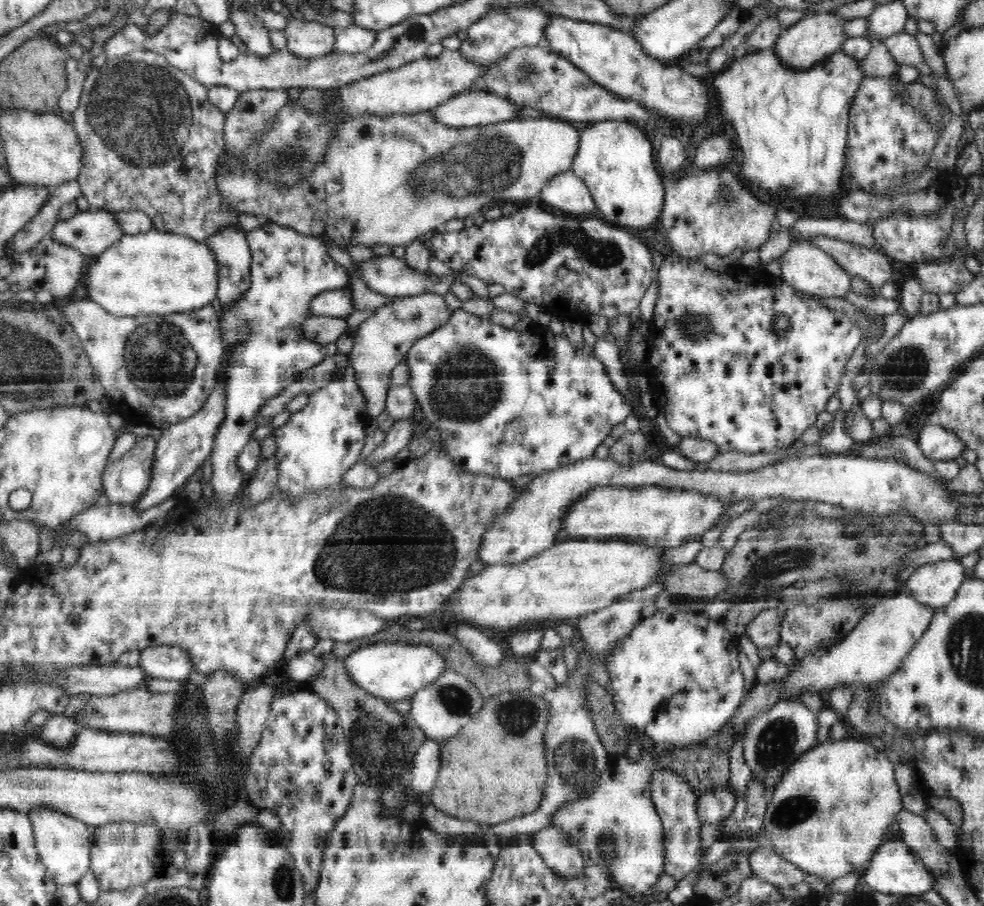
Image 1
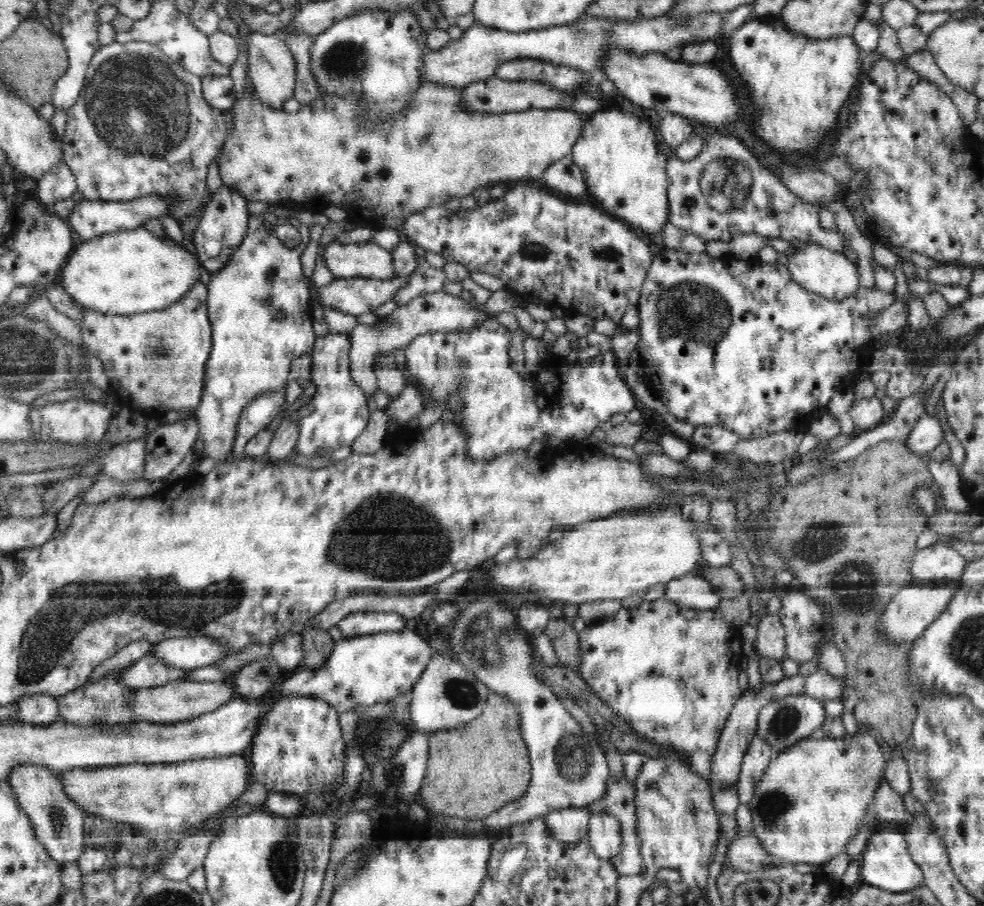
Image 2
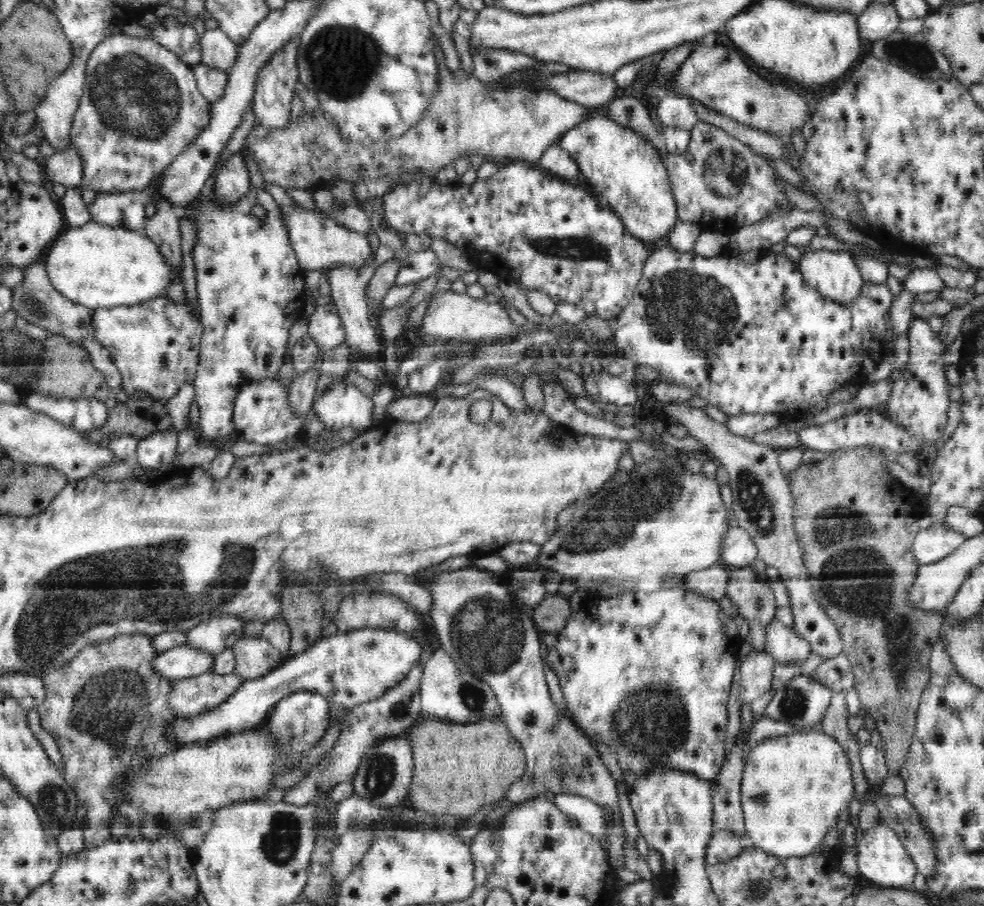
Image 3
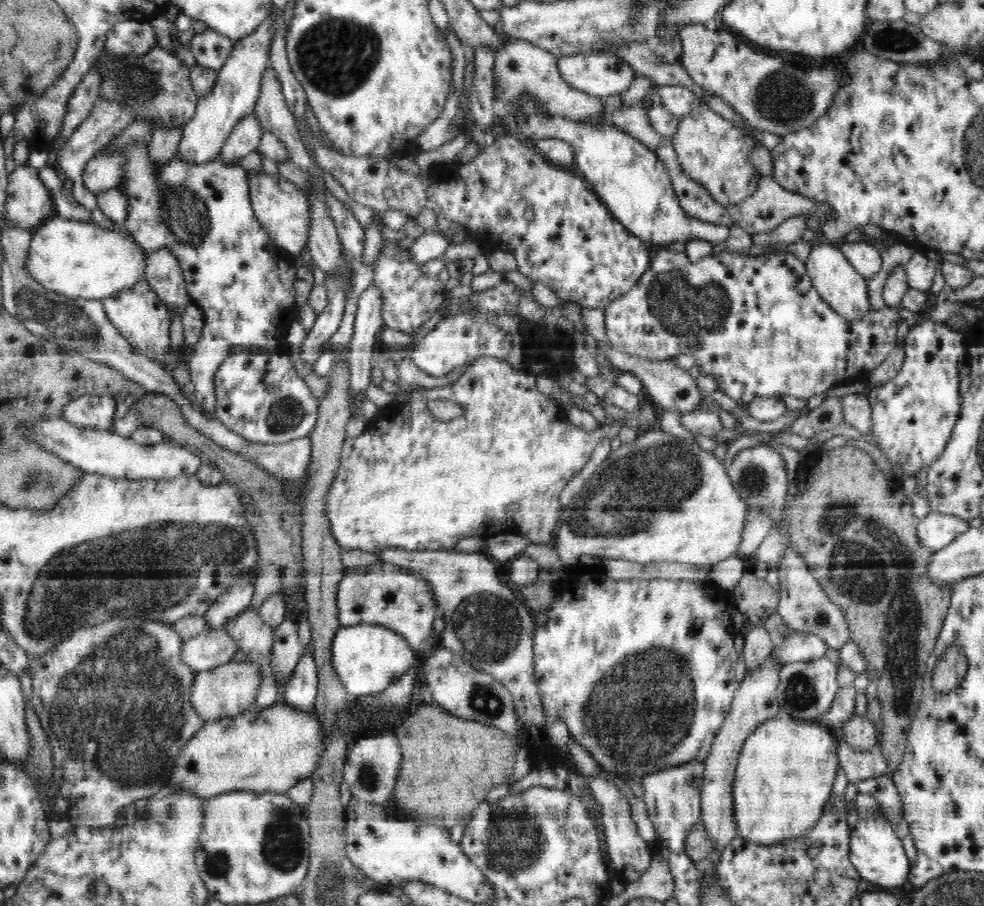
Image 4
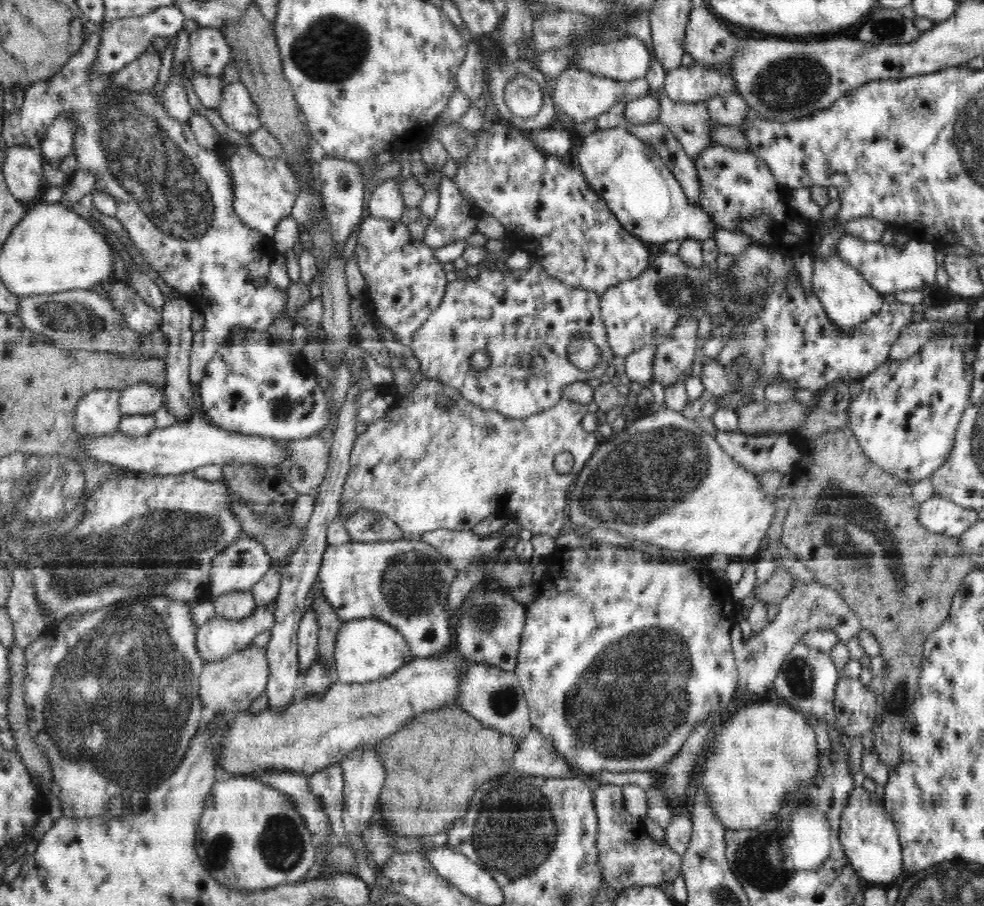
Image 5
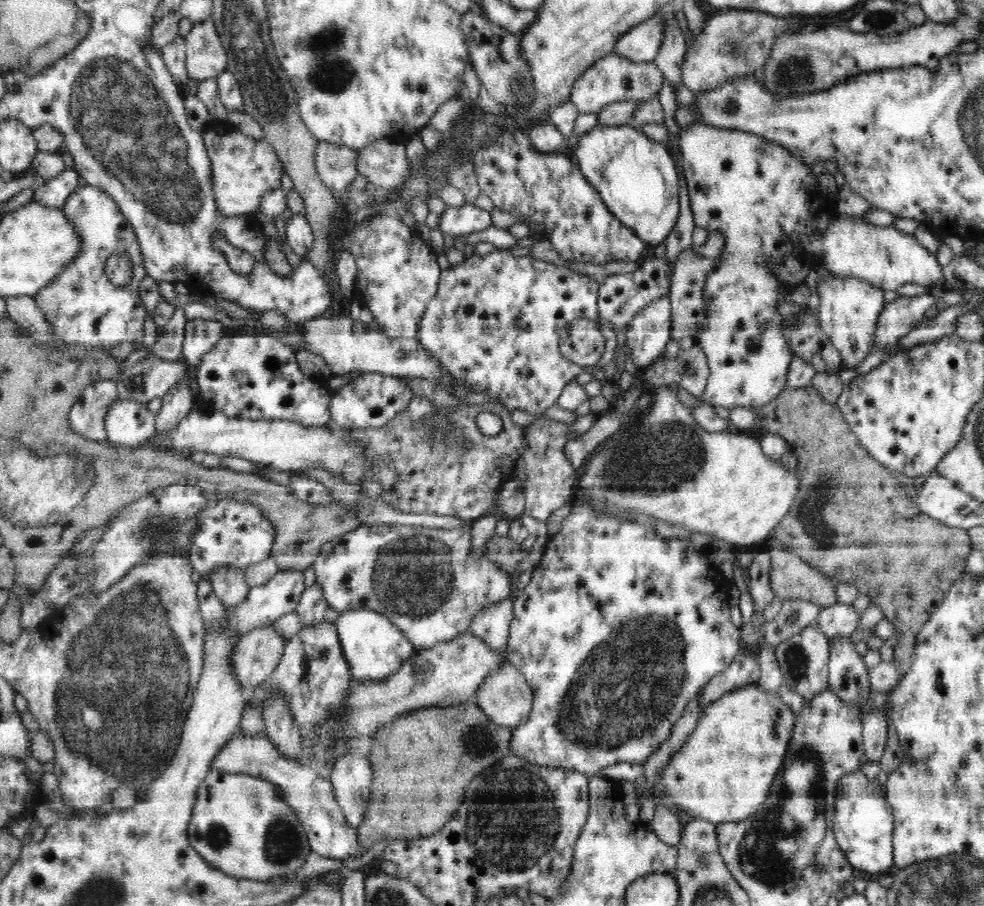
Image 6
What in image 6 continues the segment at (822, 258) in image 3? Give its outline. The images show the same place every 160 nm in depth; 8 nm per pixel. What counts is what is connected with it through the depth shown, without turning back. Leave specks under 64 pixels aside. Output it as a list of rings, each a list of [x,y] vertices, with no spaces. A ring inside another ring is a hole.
[[[829,273],[818,282],[818,297],[815,302],[819,324],[828,333],[832,346],[840,353],[843,367],[855,368],[862,364],[870,354],[878,316],[887,304],[884,291],[860,278]]]

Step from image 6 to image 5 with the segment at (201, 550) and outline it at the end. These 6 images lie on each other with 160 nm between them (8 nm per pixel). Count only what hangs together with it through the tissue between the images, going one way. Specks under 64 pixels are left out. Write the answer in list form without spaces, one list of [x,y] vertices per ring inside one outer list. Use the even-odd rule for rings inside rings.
[[[240,531],[239,537],[231,545],[216,553],[215,559],[212,561],[209,576],[211,600],[232,591],[250,591],[252,586],[266,574],[271,564],[272,558],[266,552],[266,547],[262,547],[258,539]]]

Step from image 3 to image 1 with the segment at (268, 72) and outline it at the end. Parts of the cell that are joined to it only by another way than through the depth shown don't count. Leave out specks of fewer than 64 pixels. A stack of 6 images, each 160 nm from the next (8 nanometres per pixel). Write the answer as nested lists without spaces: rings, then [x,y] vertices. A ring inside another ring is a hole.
[[[231,7],[229,20],[235,26],[235,35],[242,39],[250,55],[264,58],[274,54],[275,45],[270,39],[268,28],[260,19],[260,15],[254,13],[249,8],[239,11]]]

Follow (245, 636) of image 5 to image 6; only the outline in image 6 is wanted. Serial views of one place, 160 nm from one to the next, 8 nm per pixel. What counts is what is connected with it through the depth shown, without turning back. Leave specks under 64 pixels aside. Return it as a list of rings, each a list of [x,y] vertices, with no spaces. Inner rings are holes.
[[[289,569],[285,571],[279,570],[272,579],[262,584],[262,586],[251,588],[246,600],[243,600],[234,608],[228,609],[226,631],[240,638],[240,636],[245,635],[254,627],[272,624],[275,620],[284,616],[284,614],[295,610],[304,589],[304,573],[302,571]]]

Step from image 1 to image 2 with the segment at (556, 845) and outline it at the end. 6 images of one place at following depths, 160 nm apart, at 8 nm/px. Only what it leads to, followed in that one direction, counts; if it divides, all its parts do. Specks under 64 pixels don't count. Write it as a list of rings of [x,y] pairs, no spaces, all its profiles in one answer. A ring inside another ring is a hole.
[[[588,806],[566,807],[545,814],[550,833],[564,843],[575,843],[588,839],[589,820],[593,814]]]

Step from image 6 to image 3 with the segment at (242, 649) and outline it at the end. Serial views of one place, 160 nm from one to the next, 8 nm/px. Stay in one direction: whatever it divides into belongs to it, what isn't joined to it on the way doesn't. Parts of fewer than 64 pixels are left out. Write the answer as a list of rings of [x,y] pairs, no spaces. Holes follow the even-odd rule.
[[[214,671],[172,681],[168,692],[170,711],[182,718],[210,712],[226,702],[243,681],[236,672],[218,674]]]

